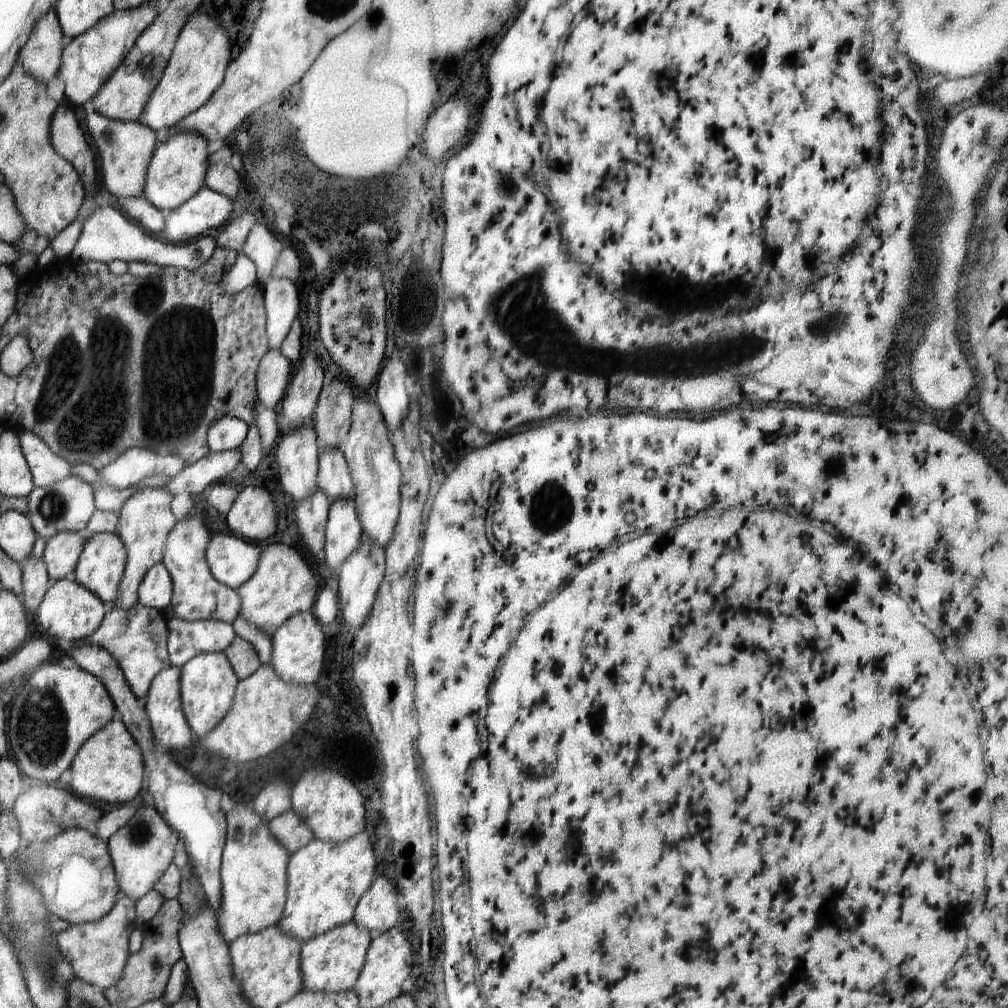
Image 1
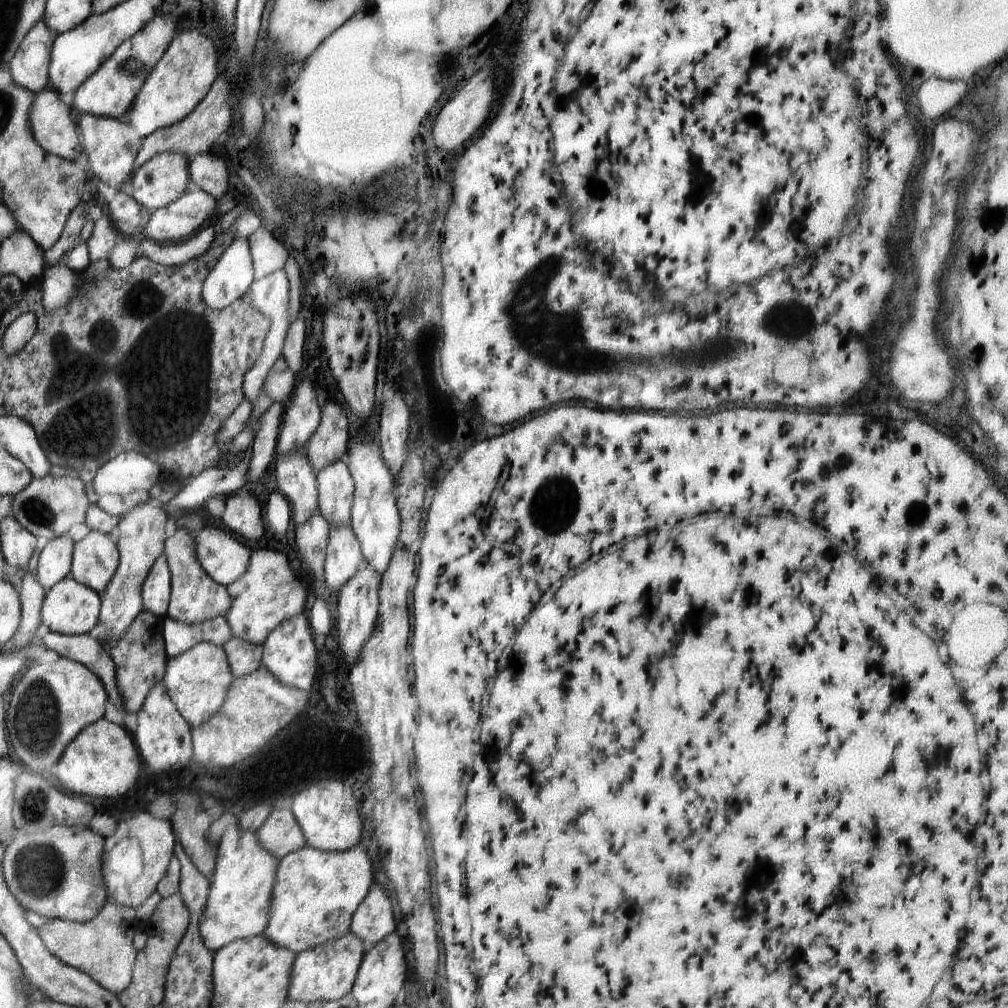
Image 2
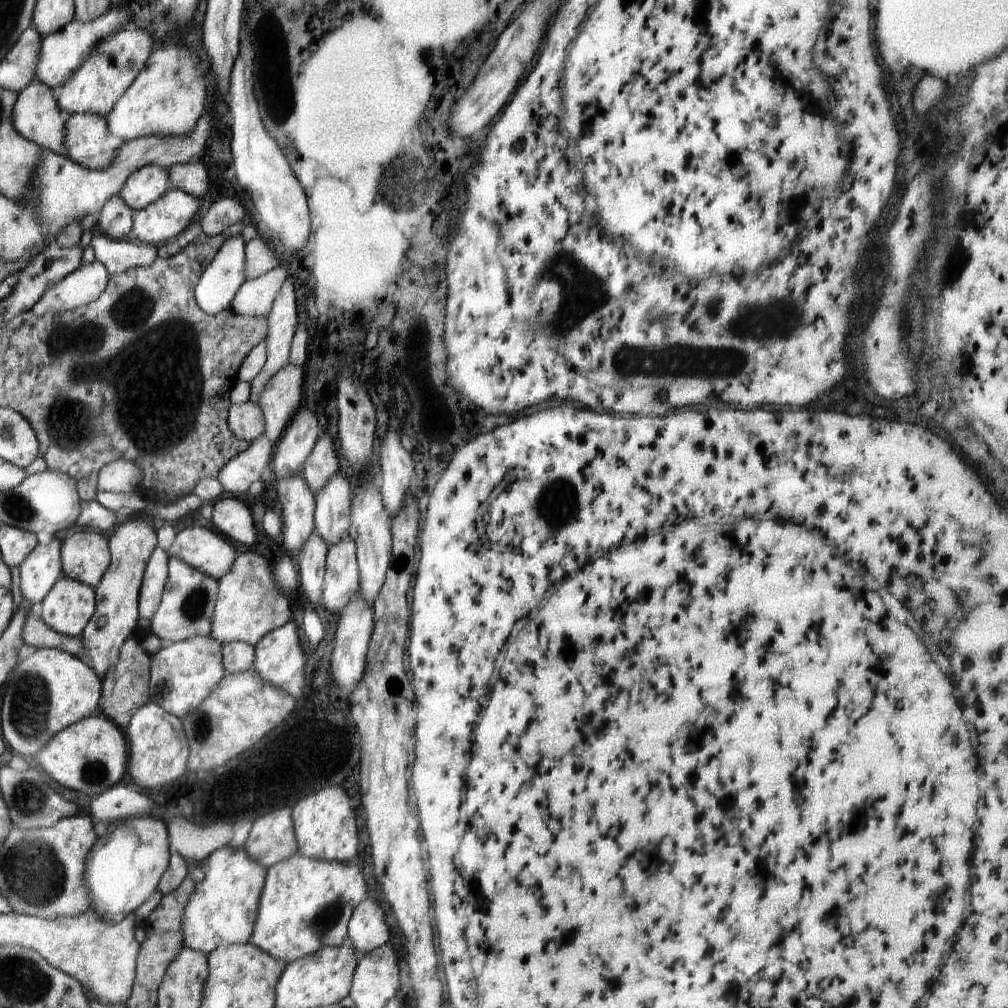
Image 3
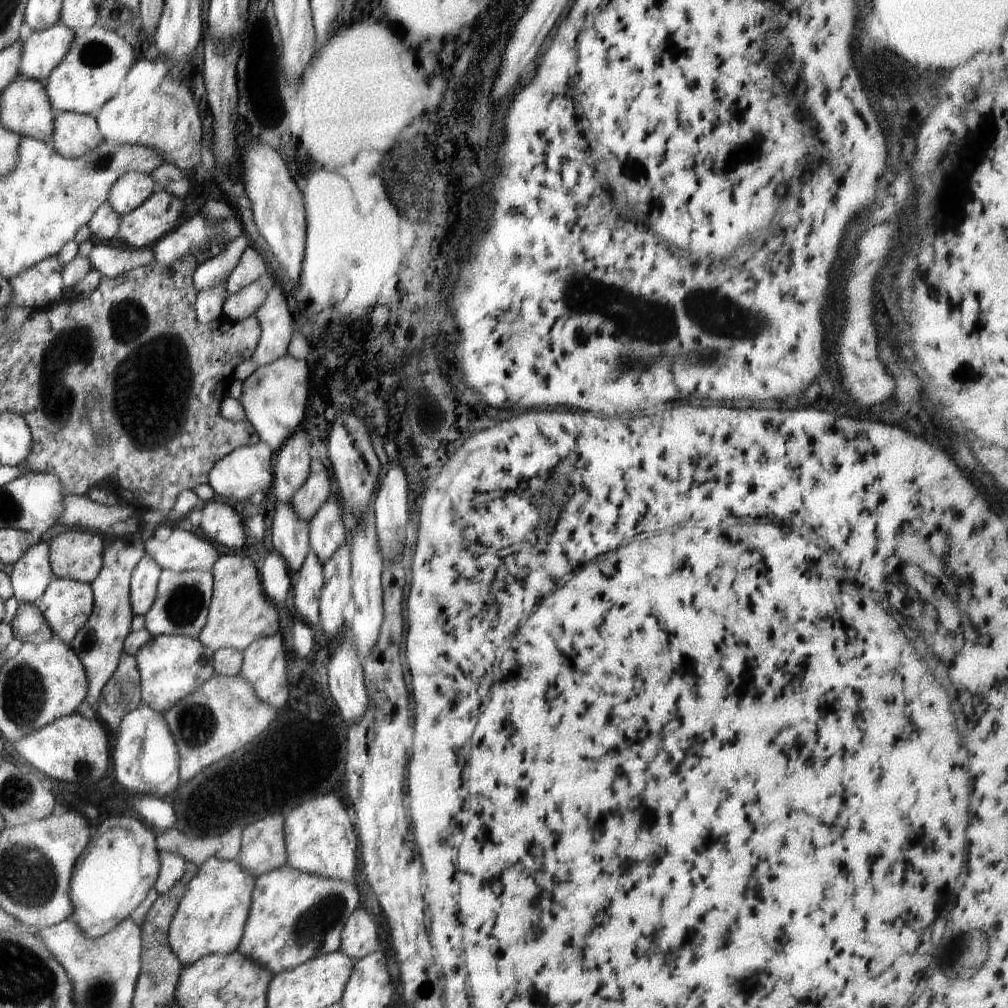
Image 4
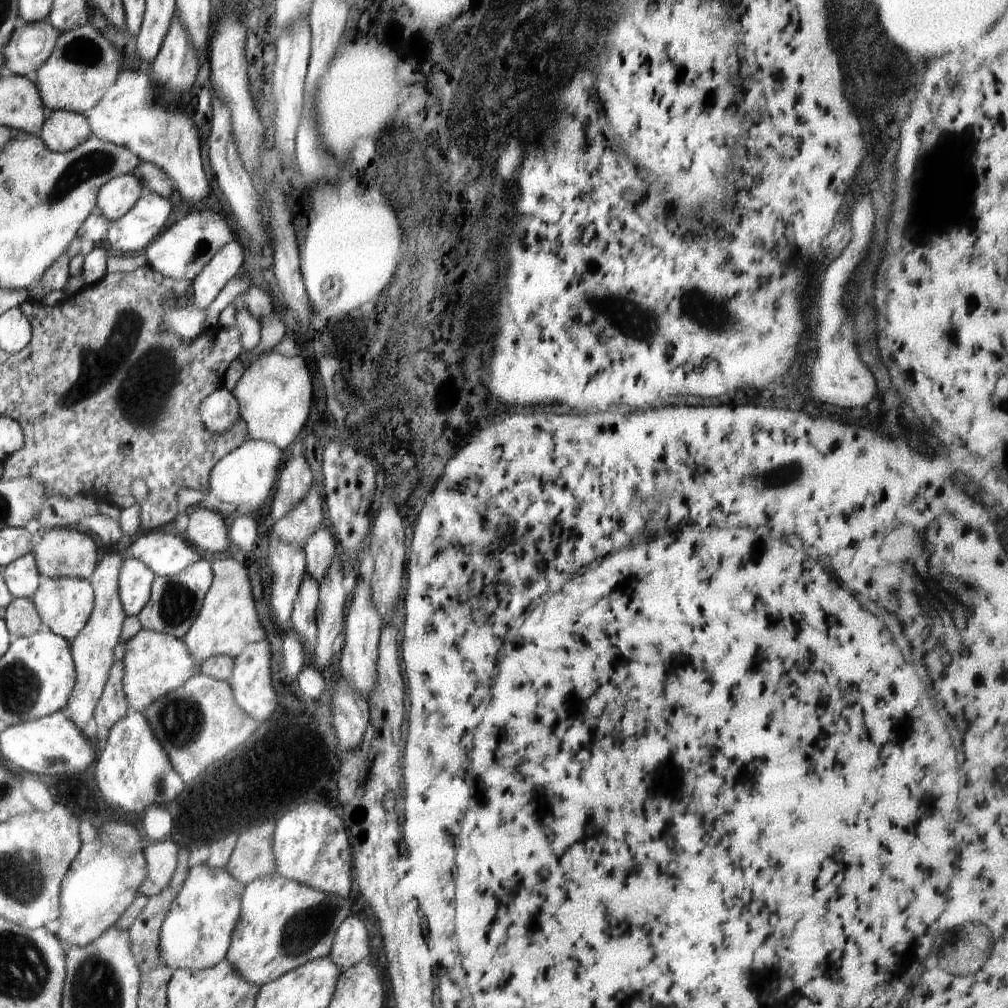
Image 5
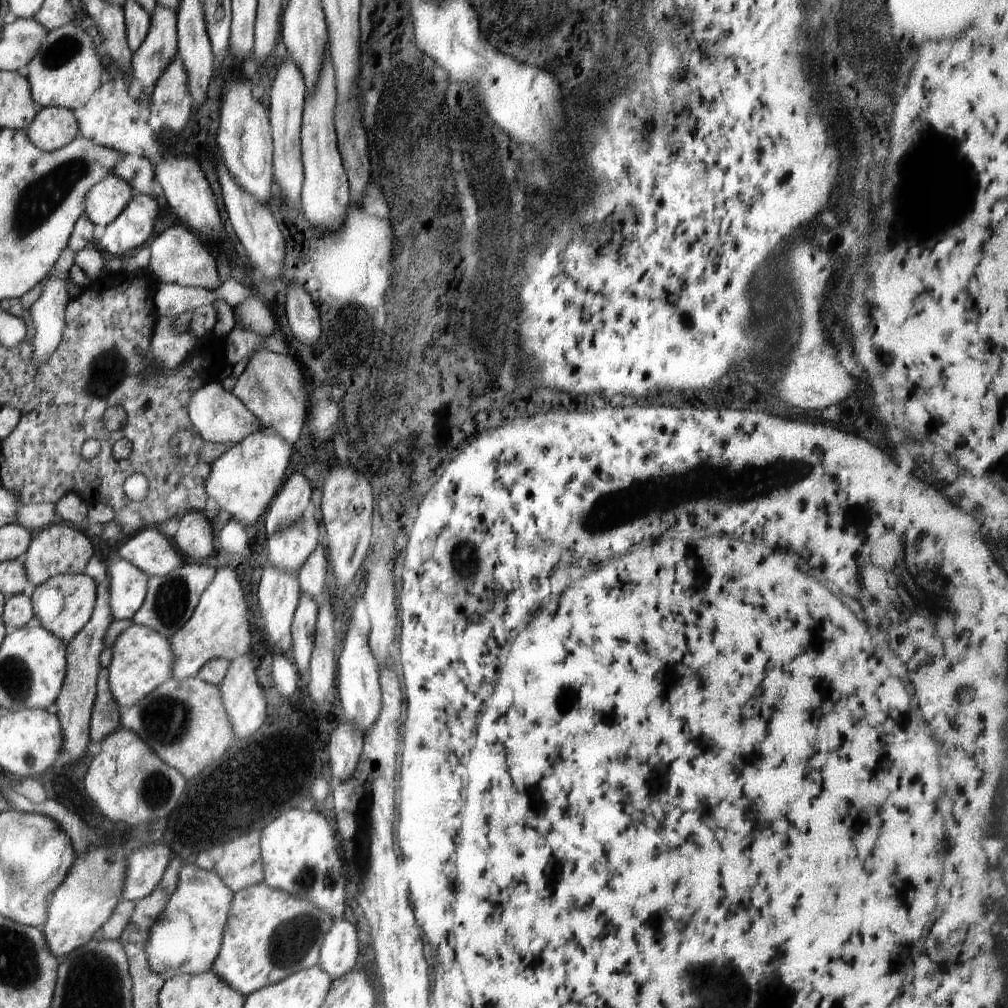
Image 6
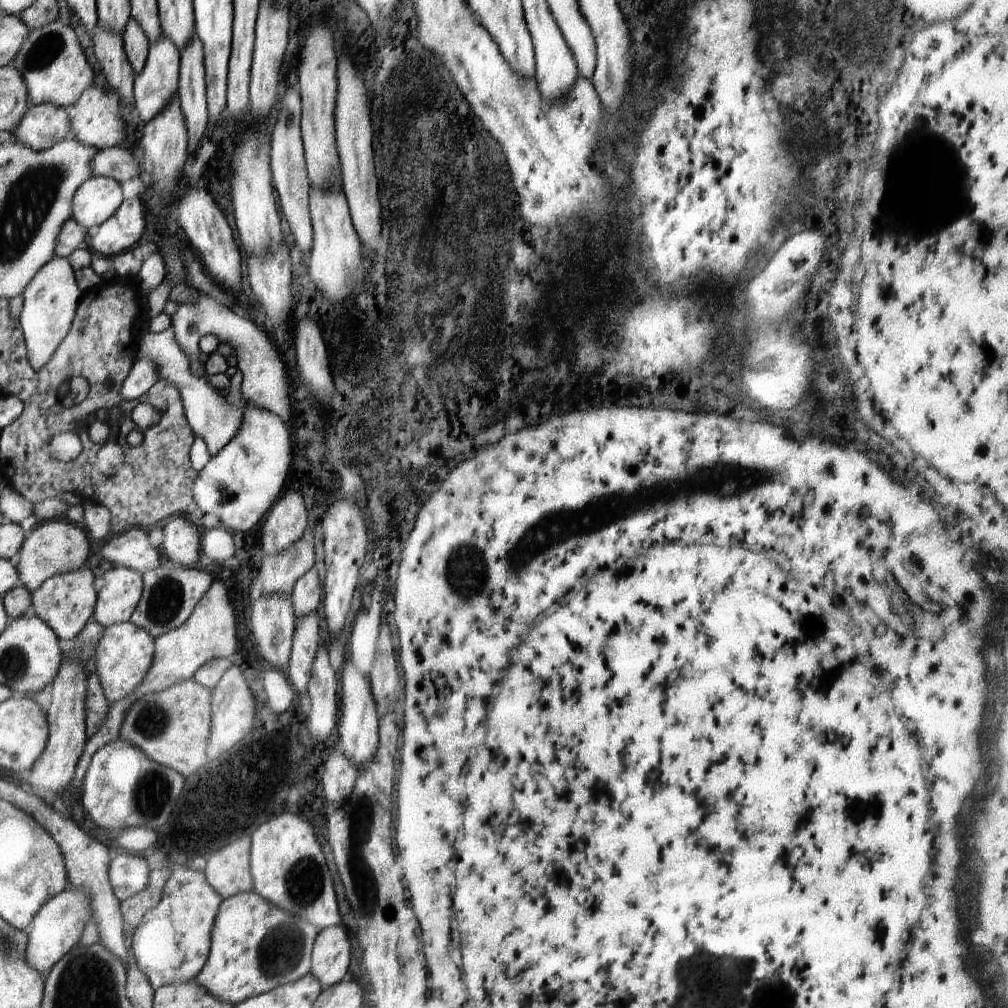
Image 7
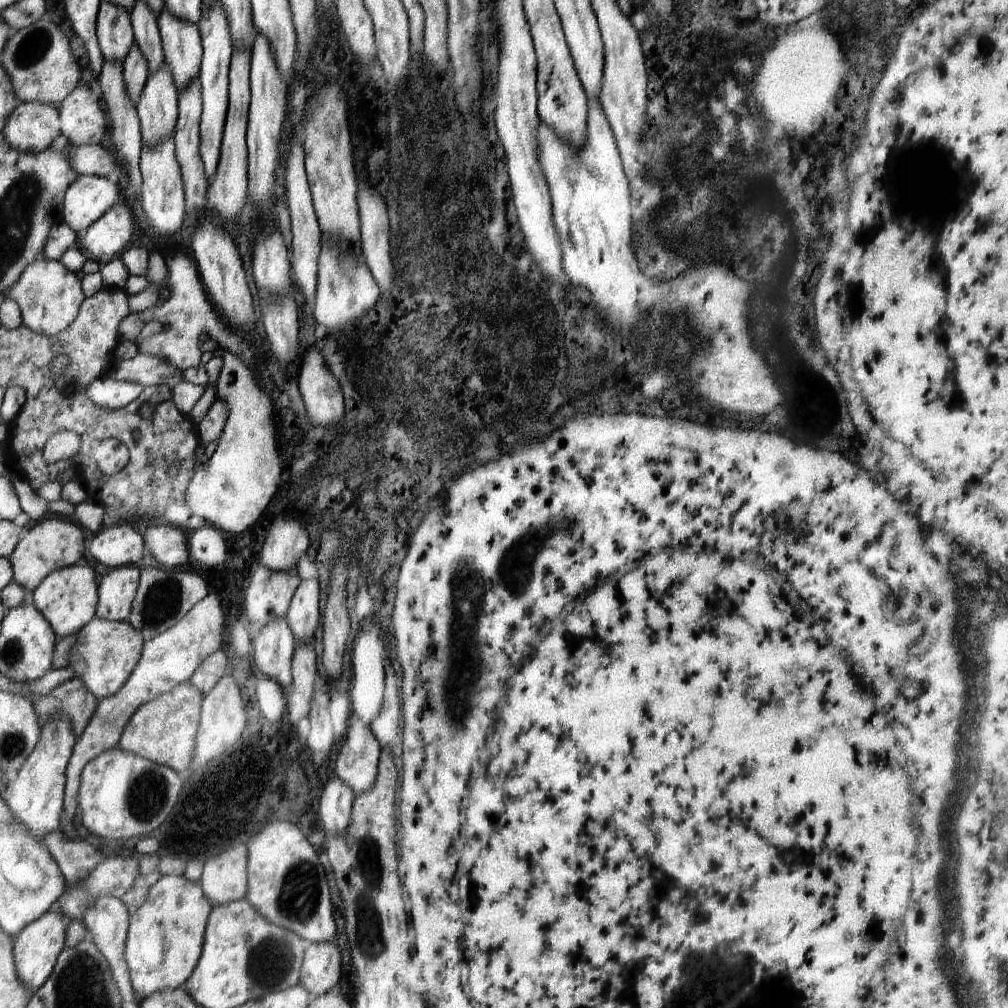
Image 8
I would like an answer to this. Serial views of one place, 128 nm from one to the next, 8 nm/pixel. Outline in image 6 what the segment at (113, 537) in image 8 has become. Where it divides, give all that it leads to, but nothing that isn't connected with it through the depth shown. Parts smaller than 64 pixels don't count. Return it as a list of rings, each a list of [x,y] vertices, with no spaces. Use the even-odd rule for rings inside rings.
[[[151,527],[130,537],[120,546],[118,554],[148,576],[164,576],[186,561],[172,541],[167,540],[158,528]]]

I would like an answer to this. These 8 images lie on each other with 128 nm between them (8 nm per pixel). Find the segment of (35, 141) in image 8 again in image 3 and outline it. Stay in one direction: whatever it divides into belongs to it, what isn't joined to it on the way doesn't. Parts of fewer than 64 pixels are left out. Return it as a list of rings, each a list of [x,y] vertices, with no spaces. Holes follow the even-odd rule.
[[[69,113],[66,119],[66,152],[80,166],[104,170],[116,158],[124,140],[109,132],[106,117]]]

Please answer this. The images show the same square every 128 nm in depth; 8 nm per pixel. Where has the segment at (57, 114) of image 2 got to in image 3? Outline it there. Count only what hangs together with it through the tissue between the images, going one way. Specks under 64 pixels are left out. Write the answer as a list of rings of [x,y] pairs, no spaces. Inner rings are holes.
[[[34,80],[30,86],[26,86],[24,90],[18,93],[18,100],[14,104],[13,118],[18,134],[38,143],[44,150],[68,157],[68,152],[66,152],[66,124],[60,118],[60,110],[56,106],[54,94],[46,83],[42,84],[40,81]]]

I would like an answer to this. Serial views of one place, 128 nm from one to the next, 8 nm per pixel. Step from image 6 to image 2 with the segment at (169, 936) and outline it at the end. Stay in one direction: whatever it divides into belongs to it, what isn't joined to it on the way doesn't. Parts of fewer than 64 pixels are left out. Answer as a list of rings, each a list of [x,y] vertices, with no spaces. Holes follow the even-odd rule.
[[[239,822],[226,830],[216,846],[208,899],[198,926],[203,944],[213,954],[233,941],[263,935],[278,864],[279,861],[272,854],[261,848],[256,833],[242,831]]]

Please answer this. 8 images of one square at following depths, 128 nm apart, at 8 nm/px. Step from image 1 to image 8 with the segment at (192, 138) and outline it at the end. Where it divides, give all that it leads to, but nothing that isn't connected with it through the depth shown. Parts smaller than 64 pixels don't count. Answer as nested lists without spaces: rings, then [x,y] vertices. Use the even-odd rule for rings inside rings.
[[[78,175],[66,190],[62,220],[76,234],[81,234],[109,212],[116,194],[116,186],[110,184],[106,177]]]

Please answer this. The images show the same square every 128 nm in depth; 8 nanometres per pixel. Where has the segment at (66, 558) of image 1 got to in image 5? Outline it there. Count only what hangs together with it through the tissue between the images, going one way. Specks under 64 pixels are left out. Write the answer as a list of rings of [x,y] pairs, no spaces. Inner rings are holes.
[[[25,554],[2,570],[2,578],[13,598],[31,599],[41,586],[41,577],[34,554]]]

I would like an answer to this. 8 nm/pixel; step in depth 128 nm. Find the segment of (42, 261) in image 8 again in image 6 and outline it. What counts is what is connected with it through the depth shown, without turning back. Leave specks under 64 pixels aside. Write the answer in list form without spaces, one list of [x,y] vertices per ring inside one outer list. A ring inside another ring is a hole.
[[[66,248],[61,256],[58,257],[57,264],[53,266],[54,274],[50,274],[50,278],[46,278],[46,282],[42,282],[42,294],[36,302],[32,303],[29,308],[31,321],[28,321],[30,332],[32,334],[32,346],[34,346],[34,358],[32,364],[39,368],[44,362],[50,358],[62,340],[62,330],[66,326],[64,312],[71,298],[66,286],[66,280],[69,280],[69,270],[75,264],[76,251],[72,248]]]

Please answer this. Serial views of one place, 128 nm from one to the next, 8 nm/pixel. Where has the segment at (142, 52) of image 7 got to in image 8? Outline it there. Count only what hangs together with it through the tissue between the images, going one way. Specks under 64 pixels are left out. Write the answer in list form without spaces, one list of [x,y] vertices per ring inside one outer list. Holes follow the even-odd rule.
[[[134,42],[130,52],[126,54],[122,63],[122,68],[124,68],[124,84],[126,84],[126,92],[132,100],[132,104],[137,106],[138,100],[140,100],[140,94],[146,86],[147,77],[150,74],[148,62],[146,58],[142,56],[138,44]]]

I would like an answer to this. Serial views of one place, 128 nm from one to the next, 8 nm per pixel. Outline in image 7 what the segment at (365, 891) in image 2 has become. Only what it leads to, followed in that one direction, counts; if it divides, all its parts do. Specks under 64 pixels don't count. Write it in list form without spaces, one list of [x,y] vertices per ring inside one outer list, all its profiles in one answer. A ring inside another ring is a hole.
[[[254,891],[236,894],[236,896],[223,899],[220,904],[216,922],[212,928],[208,962],[204,964],[200,974],[193,979],[210,996],[214,996],[222,1002],[230,1002],[232,1005],[240,1004],[247,998],[264,994],[278,986],[292,984],[294,980],[310,973],[312,949],[319,932],[320,930],[316,926],[312,926],[312,922],[306,922],[304,918],[298,918],[298,916],[290,916],[288,912],[284,912],[278,906],[260,898]]]

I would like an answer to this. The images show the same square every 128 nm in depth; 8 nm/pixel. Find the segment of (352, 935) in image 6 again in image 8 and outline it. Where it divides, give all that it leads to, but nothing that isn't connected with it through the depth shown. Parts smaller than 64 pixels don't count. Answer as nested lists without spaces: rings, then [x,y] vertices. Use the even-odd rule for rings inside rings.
[[[333,941],[307,944],[299,984],[316,997],[327,994],[330,988],[338,984],[341,960],[340,950]]]

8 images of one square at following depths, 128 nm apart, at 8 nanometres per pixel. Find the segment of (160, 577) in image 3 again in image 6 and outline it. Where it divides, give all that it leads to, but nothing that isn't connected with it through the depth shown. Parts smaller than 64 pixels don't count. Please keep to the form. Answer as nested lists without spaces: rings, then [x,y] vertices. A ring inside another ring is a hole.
[[[118,559],[107,566],[110,580],[110,608],[114,620],[131,620],[148,594],[148,575],[127,560]]]

